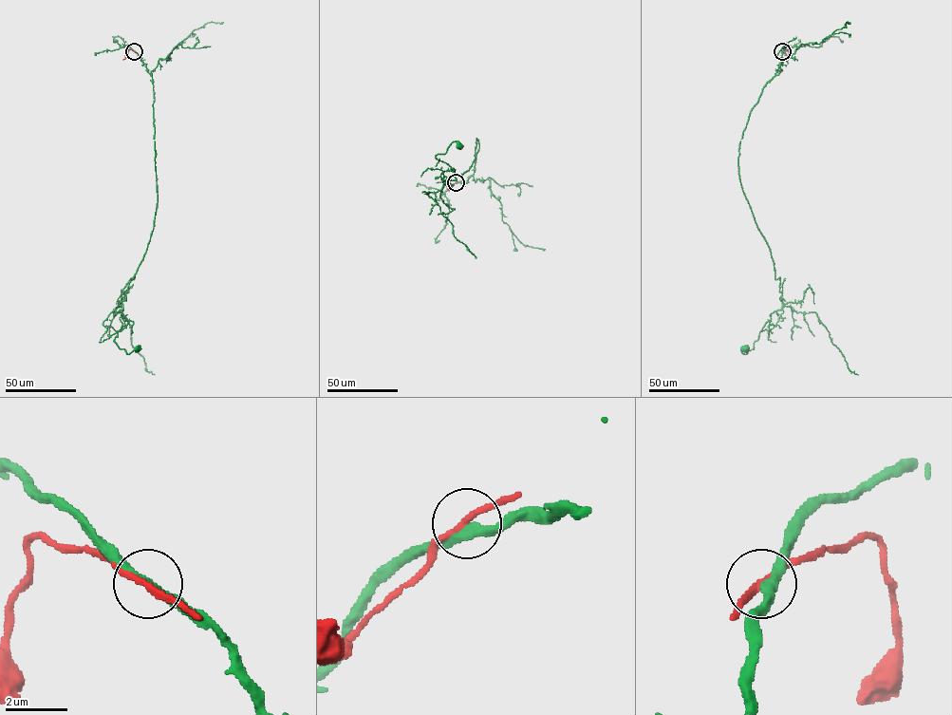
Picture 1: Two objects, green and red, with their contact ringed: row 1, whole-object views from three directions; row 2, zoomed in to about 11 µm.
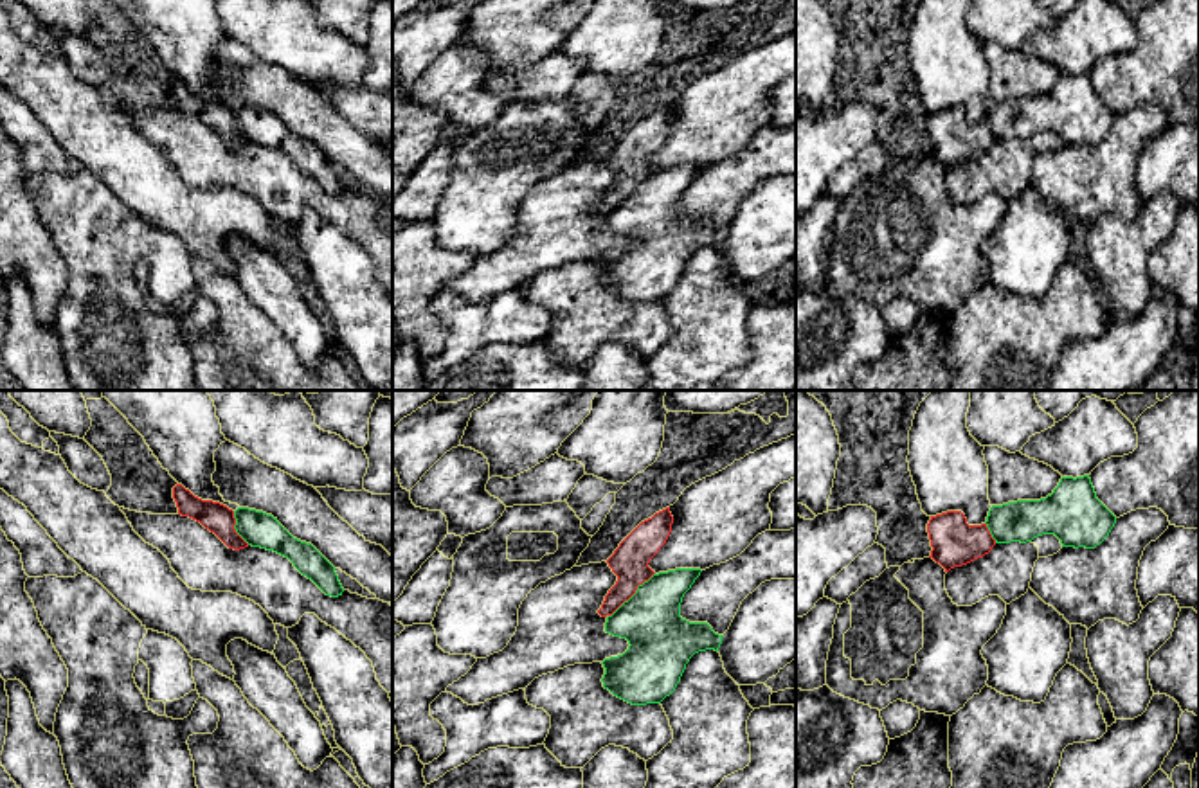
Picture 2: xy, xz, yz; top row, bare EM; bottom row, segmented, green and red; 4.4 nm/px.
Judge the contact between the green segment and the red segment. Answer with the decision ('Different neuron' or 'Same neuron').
Different neuron

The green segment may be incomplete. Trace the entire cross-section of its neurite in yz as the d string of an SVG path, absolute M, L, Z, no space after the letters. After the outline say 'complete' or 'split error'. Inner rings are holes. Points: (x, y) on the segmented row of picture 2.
M1084 475L1062 477L1041 500L992 506L985 524L996 543L1026 543L1055 534L1062 547L1095 549L1109 536L1116 516L1096 498L1089 475Z; complete

